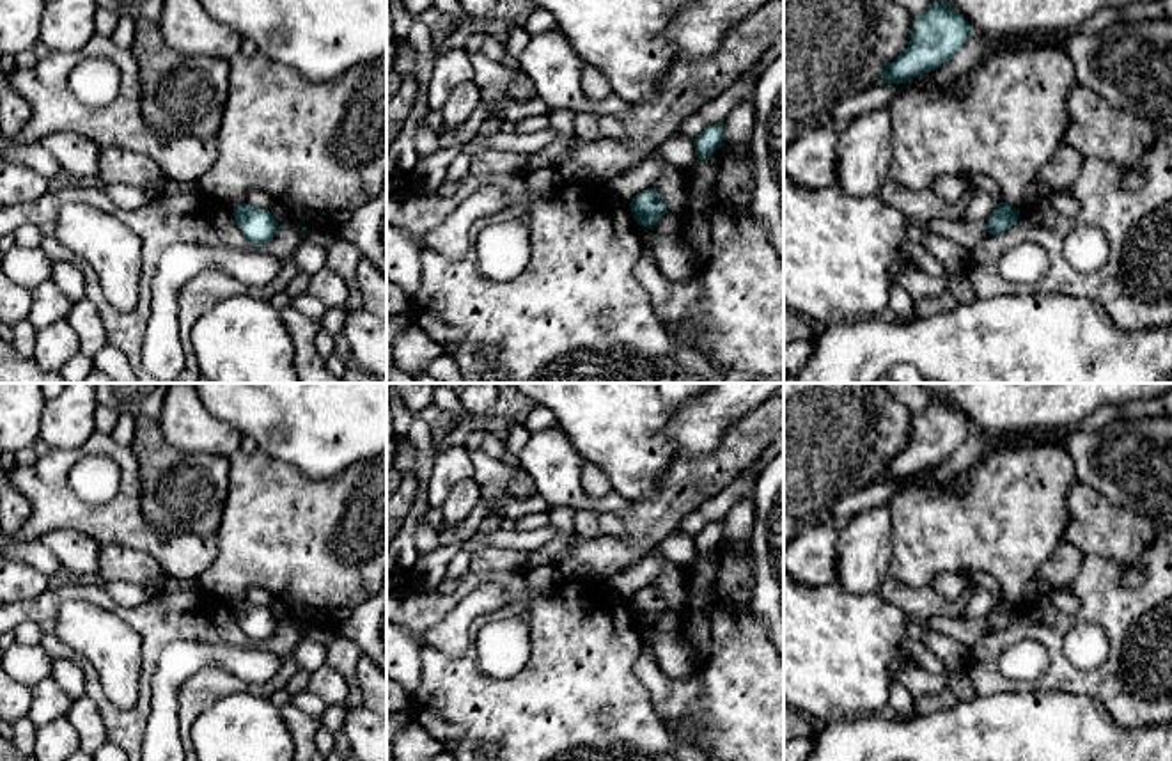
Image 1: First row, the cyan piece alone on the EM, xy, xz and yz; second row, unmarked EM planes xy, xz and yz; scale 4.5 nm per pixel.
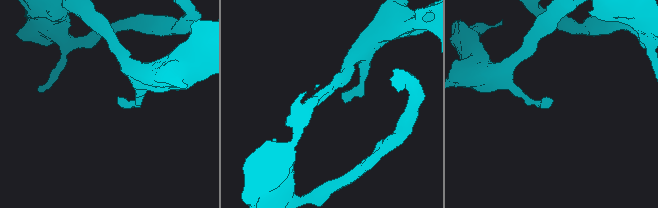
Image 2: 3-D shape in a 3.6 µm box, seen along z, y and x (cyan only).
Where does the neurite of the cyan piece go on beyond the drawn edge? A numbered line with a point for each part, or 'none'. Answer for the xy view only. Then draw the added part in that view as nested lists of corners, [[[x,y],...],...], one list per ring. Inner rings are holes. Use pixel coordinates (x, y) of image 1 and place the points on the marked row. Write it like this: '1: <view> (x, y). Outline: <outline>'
none

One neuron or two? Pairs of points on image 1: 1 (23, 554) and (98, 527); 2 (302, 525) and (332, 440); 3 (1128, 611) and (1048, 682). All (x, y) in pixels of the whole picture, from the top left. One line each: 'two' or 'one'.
1: two
2: two
3: one

